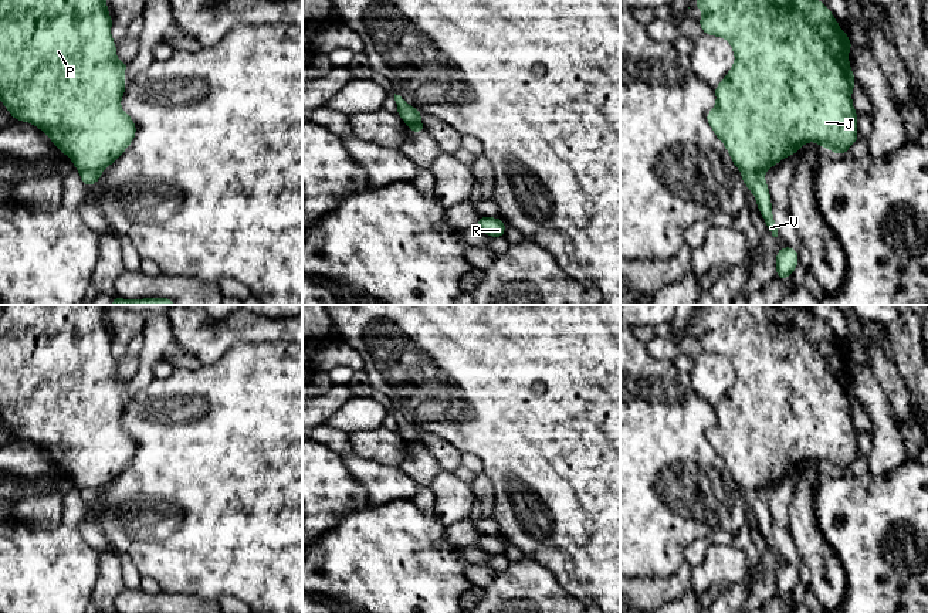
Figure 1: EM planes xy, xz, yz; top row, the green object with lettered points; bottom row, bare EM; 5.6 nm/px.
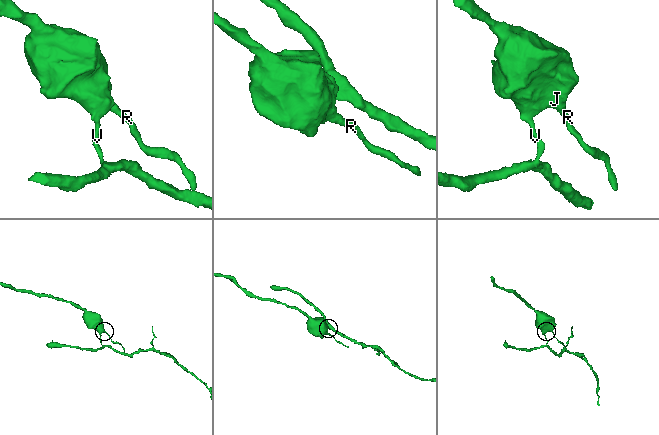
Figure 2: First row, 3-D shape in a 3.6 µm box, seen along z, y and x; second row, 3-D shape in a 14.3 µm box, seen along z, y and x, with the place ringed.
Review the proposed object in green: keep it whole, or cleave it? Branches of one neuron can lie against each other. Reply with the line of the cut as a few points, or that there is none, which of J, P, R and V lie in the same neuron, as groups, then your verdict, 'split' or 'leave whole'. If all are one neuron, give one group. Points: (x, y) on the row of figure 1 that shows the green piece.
cut in yz along (741, 169), (762, 175); J P R / V; split

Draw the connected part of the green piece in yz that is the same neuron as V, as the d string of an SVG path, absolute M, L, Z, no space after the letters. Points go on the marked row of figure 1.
M741 170L741 177L745 186L748 187L748 190L753 193L759 213L765 219L768 231L773 237L778 237L778 228L776 228L773 214L772 214L770 193L769 193L769 187L763 175L756 173L756 172Z

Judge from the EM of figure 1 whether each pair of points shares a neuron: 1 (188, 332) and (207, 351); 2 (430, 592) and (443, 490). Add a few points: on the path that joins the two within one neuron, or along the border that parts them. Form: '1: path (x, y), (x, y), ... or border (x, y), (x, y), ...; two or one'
1: path (192, 335), (203, 346); one
2: border (436, 512), (446, 527); two

